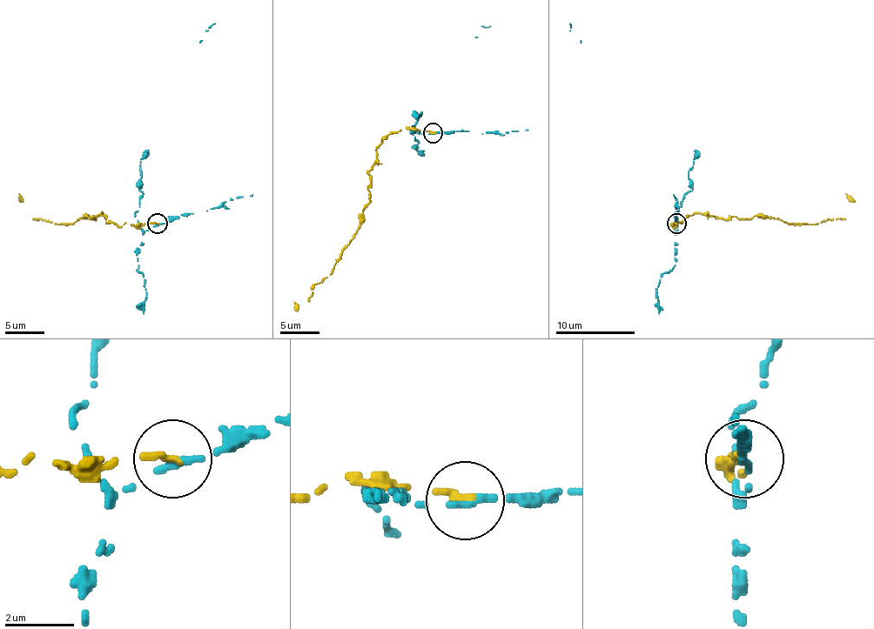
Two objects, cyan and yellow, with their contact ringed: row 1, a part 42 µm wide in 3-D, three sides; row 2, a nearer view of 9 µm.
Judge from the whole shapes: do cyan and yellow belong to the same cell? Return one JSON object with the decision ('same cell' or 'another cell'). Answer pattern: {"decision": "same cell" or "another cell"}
{"decision": "another cell"}

